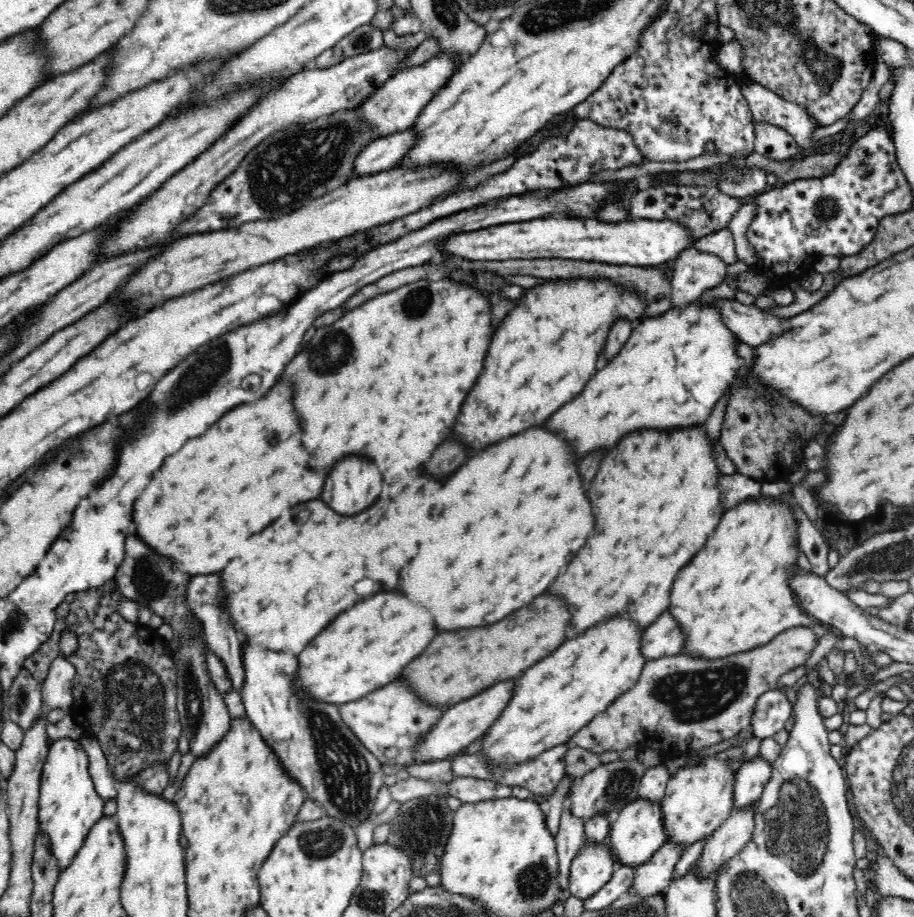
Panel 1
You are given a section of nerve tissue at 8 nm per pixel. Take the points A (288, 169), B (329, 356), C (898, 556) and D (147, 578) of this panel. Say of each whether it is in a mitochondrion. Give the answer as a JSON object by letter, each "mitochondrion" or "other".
{"A":"mitochondrion","B":"mitochondrion","C":"mitochondrion","D":"mitochondrion"}

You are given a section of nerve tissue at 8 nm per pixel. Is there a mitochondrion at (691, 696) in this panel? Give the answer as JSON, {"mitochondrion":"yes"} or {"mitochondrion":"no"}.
{"mitochondrion":"yes"}

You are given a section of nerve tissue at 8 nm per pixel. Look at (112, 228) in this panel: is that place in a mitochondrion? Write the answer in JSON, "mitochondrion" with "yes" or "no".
{"mitochondrion":"no"}

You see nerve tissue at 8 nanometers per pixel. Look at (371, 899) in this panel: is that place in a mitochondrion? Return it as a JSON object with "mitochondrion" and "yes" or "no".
{"mitochondrion":"yes"}

